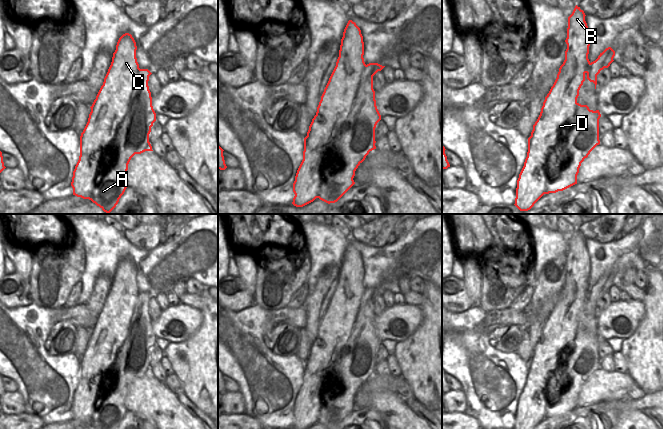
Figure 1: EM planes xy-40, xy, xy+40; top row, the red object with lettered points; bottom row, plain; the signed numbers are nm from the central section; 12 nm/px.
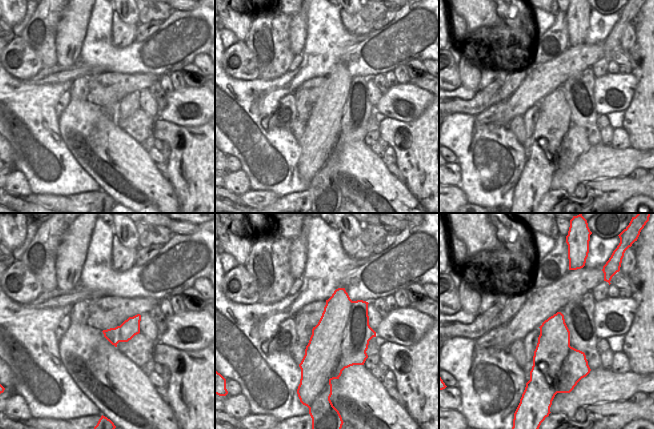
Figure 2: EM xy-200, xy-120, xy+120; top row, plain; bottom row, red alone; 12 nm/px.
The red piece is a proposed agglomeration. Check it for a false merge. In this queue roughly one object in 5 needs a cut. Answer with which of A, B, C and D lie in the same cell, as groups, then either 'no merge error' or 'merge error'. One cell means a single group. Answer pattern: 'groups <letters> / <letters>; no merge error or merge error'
groups A / B C D; merge error

